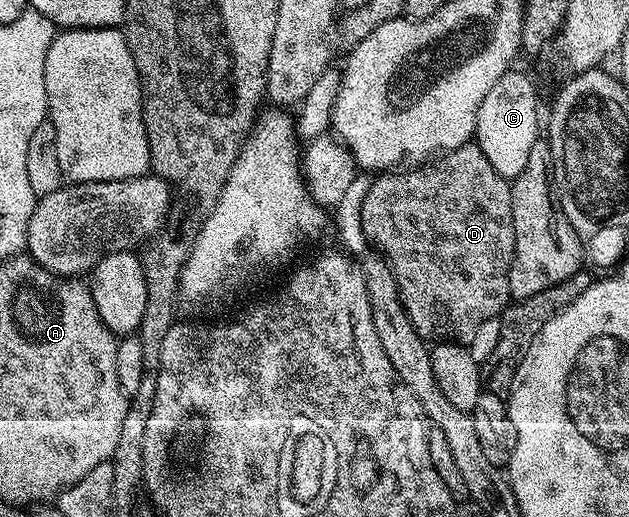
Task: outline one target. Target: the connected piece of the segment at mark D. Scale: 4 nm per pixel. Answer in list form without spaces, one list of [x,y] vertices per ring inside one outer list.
[[[474,141],[413,169],[379,174],[371,182],[360,209],[362,231],[383,251],[379,252],[394,274],[402,307],[419,335],[434,341],[465,340],[484,321],[499,318],[511,302],[510,266],[516,245],[511,186],[511,180],[492,169]]]

